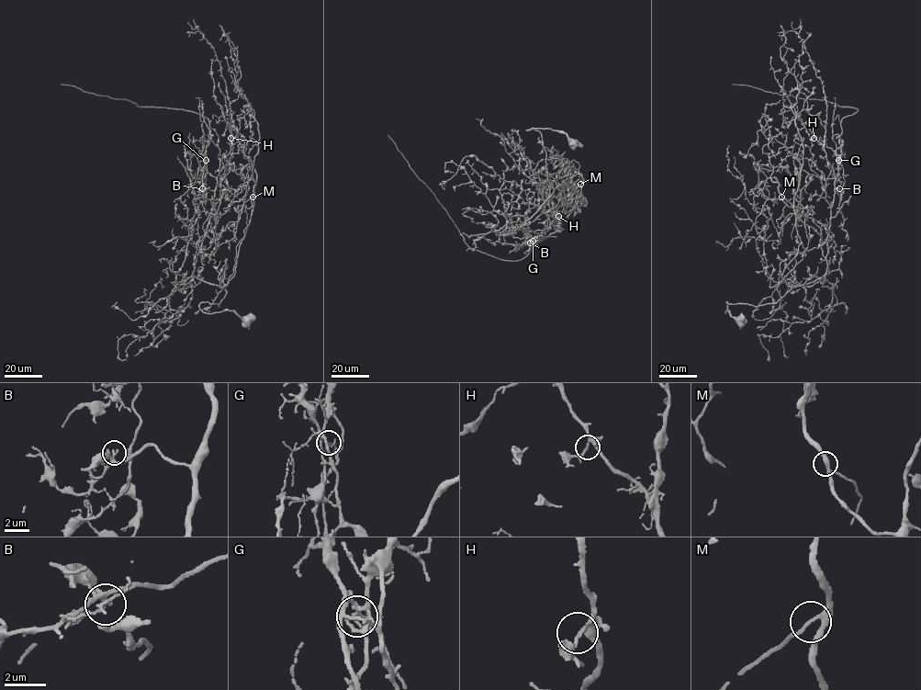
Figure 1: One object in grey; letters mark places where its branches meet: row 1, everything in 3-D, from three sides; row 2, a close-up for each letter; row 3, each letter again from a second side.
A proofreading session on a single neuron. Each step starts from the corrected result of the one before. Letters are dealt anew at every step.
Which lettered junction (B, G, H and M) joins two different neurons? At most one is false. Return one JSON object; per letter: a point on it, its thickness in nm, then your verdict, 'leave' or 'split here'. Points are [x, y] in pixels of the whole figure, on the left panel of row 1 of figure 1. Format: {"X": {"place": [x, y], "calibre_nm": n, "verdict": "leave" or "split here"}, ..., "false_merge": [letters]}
{"B": {"place": [202, 188], "calibre_nm": 170, "verdict": "leave"}, "G": {"place": [206, 160], "calibre_nm": 140, "verdict": "split here"}, "H": {"place": [230, 138], "calibre_nm": 140, "verdict": "leave"}, "M": {"place": [252, 197], "calibre_nm": 190, "verdict": "leave"}, "false_merge": ["G"]}

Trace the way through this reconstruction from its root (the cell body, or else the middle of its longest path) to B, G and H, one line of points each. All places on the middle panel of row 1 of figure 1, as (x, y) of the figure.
B: (575, 144), (560, 131), (527, 130), (541, 134), (547, 179), (553, 188), (521, 227), (541, 235), (530, 243)
G: (575, 144), (560, 131), (527, 130), (541, 134), (547, 179), (553, 188), (521, 227), (544, 237), (533, 241)
H: (575, 144), (560, 131), (527, 130), (541, 134), (553, 193), (521, 229), (548, 236), (559, 229), (558, 216)

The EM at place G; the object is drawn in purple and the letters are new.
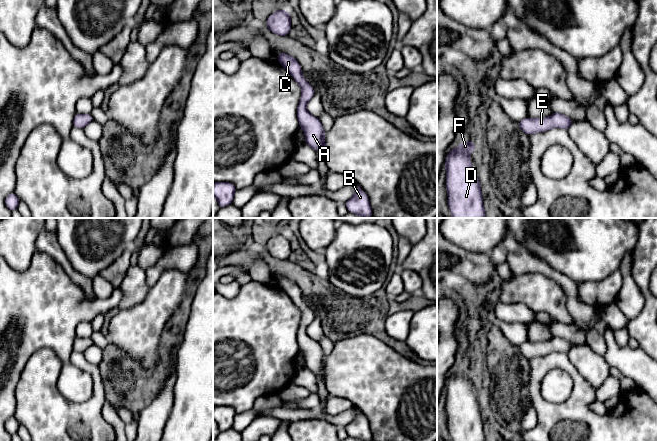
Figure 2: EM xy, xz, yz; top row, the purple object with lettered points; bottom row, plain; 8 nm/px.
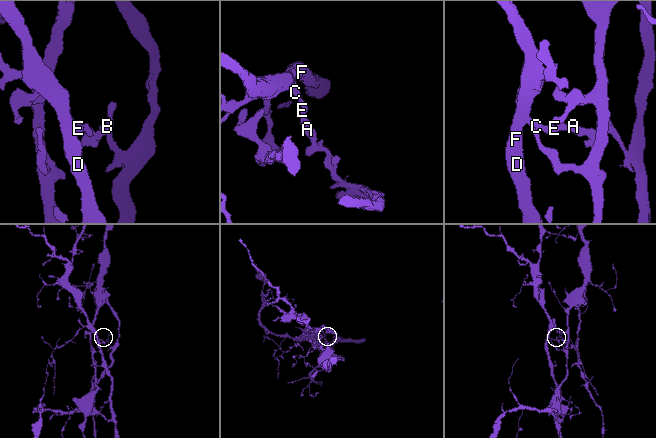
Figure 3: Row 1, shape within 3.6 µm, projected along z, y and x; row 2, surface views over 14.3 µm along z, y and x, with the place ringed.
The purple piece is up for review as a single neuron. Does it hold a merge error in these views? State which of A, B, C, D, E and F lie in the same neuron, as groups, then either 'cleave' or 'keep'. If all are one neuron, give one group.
A B / C D E F | cleave

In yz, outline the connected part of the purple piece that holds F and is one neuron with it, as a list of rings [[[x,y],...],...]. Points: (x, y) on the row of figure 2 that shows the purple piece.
[[[463,140],[447,154],[446,189],[452,218],[486,218],[481,185],[468,157],[475,150],[474,142]]]

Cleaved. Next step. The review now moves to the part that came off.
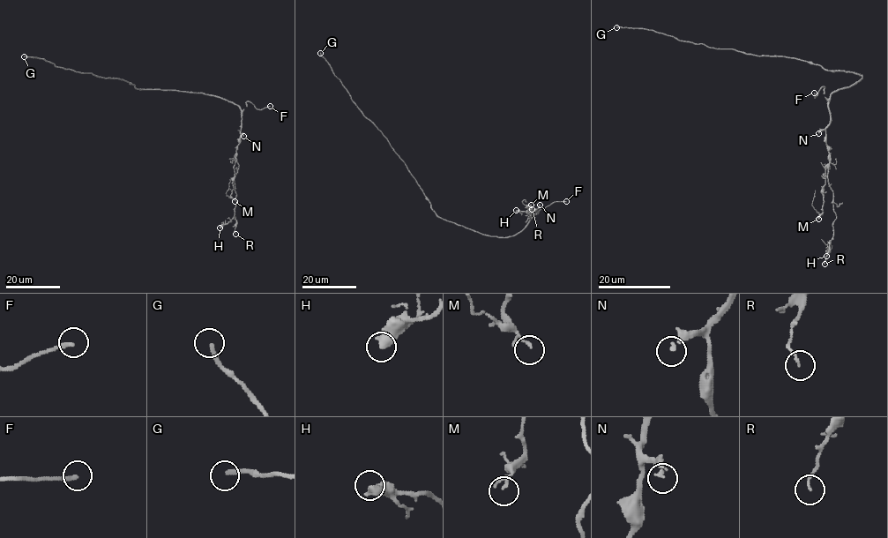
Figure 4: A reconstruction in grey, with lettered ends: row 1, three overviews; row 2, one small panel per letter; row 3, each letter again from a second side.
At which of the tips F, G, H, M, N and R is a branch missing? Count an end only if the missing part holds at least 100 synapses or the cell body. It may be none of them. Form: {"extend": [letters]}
{"extend": ["F", "G", "N"]}

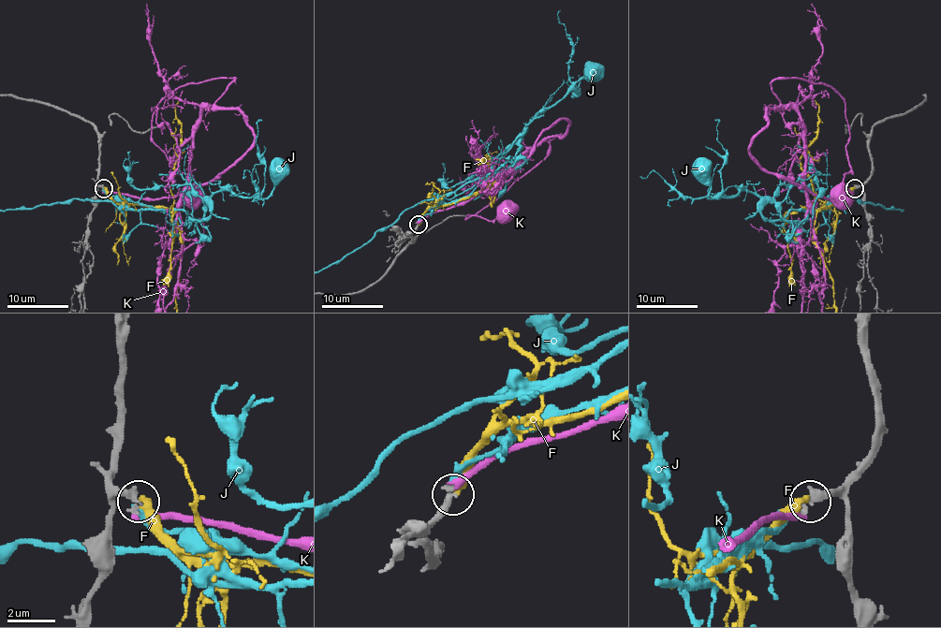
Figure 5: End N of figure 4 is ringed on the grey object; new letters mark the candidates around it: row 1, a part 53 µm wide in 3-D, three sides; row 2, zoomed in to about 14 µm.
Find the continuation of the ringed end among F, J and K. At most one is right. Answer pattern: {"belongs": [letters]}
{"belongs": ["F"]}

